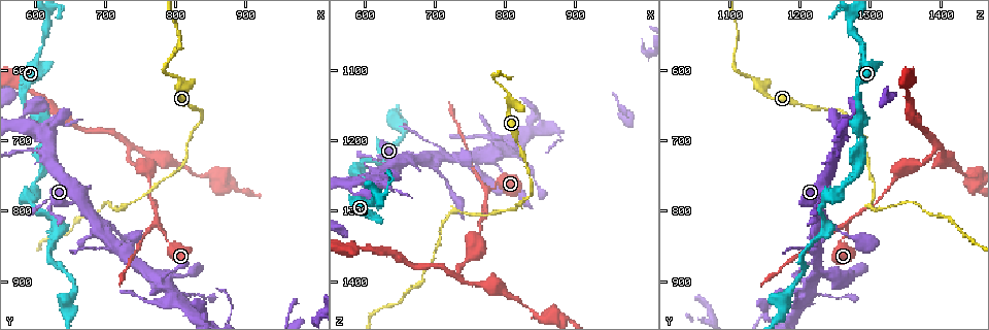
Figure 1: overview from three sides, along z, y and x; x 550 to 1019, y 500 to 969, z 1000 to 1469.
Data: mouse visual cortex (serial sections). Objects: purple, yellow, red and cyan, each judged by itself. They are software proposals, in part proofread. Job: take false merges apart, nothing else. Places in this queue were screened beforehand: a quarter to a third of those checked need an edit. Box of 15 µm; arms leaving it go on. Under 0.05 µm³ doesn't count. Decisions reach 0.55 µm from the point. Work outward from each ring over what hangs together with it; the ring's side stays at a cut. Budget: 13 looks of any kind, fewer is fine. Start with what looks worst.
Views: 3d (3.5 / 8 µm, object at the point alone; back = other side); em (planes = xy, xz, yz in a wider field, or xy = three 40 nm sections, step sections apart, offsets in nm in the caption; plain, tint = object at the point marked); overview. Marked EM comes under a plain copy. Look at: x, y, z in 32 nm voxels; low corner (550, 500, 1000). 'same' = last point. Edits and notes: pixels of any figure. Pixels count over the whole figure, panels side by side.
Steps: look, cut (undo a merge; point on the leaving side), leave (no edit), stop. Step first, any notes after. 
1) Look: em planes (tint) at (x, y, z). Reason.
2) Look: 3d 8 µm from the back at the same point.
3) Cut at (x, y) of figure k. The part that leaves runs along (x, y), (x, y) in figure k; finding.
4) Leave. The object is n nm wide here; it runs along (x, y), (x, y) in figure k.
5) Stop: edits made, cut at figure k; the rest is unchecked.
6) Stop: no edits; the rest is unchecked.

Look: 3d 3.5 µm at (775, 825, 1270). Three-way junction.

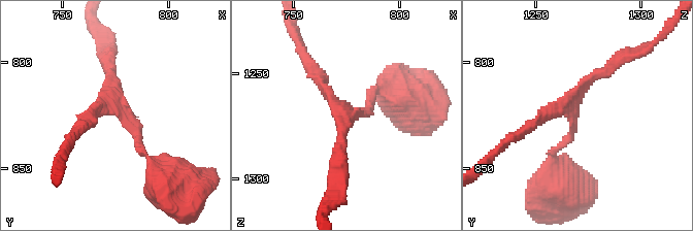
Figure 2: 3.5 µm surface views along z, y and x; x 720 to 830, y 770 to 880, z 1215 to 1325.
Look: em planes (tint) at (777, 821, 1268). 3 arms meet here; the arms are 150, 150, 200 nm wide; now the EM.

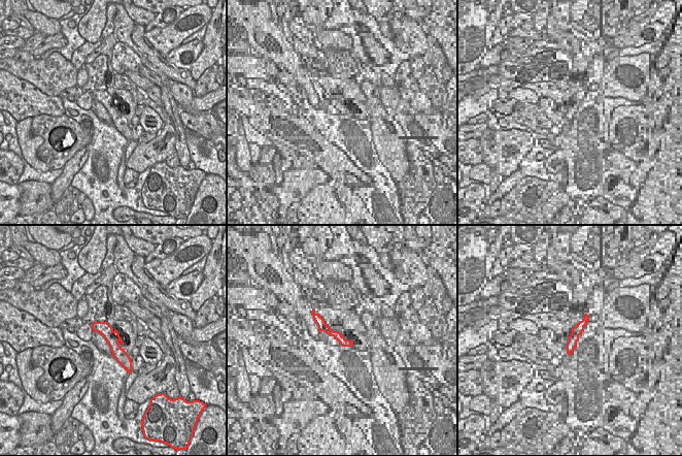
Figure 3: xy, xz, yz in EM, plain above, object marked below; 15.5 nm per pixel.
Leave. It runs along (96, 324), (114, 340), (129, 367) in figure 3; one cell here.

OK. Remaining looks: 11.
Look: 3d 3.5 µm at (635, 815, 1235). Branch point.

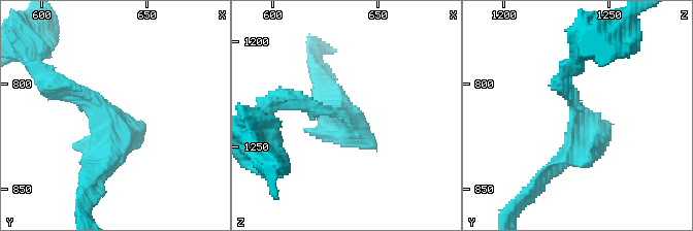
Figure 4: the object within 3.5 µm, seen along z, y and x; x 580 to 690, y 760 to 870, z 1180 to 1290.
Look: em xy step 3 (tint) at (633, 819, 1234). Need the tissue.

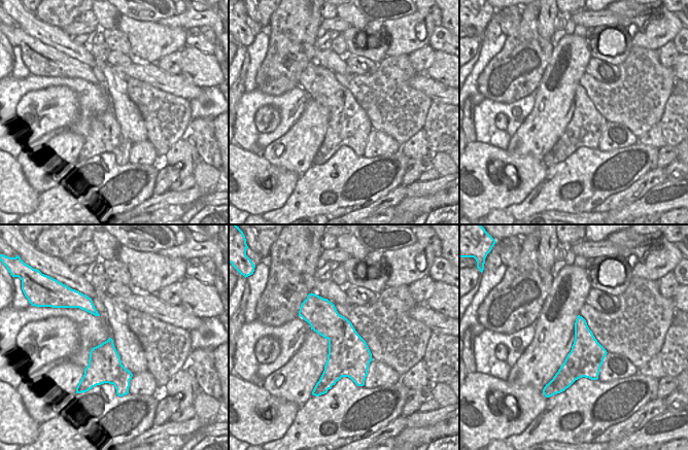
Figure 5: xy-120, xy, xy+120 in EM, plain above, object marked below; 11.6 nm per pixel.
Leave. It runs along (55, 85), (108, 123), (92, 176) in figure 4; one cell here.

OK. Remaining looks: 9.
Look: 3d 8 µm at (620, 860, 1200). Abrupt turn.

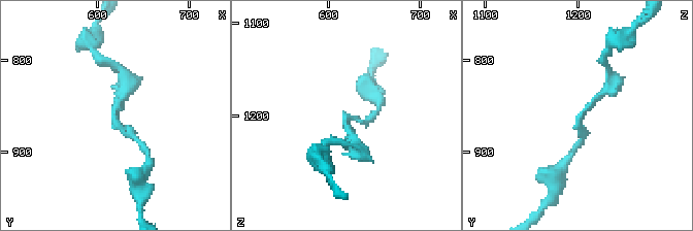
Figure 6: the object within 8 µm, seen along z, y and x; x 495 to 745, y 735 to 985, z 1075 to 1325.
Look: 3d 3.5 µm at (620, 860, 1202).

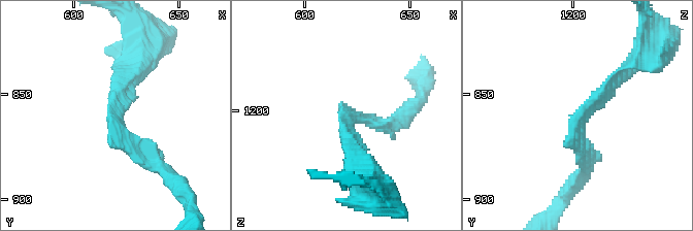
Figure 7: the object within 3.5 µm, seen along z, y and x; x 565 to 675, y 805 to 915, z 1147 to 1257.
Look: em xy step 3 (tint) at (618, 862, 1202). The arms are 150, 200 nm wide.

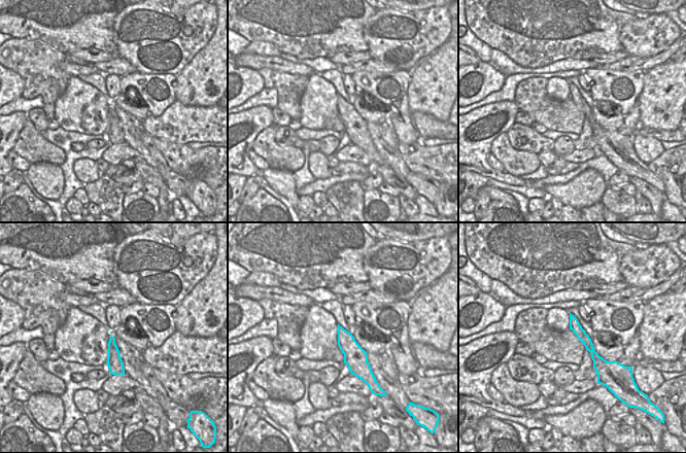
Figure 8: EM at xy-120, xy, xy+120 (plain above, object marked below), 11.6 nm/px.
Leave. It runs along (622, 72), (576, 120), (587, 164) in figure 7; continuous, no second cell.

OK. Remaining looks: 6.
Look: 3d 8 µm at (735, 715, 1395). Branch point.

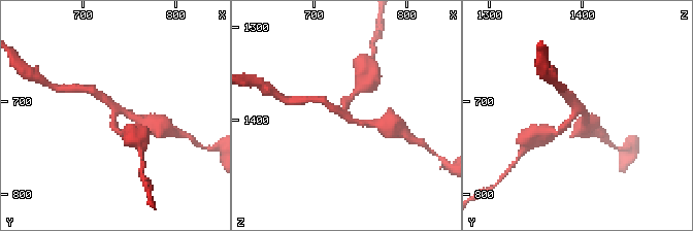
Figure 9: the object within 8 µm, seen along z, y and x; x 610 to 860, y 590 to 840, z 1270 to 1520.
Look: em planes (tint) at (734, 708, 1392). Need the tissue.

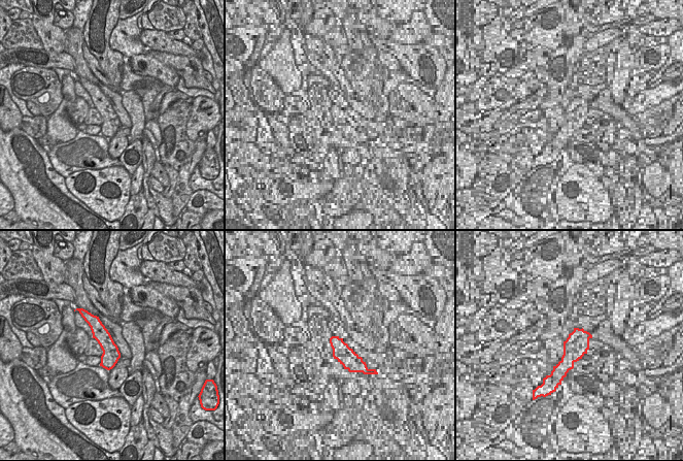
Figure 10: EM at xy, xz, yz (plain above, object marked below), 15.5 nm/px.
Leave. The arms are 200, 200, 250 nm wide; all the same cell.

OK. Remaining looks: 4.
Look: 3d 3.5 µm at (805, 610, 1130). Thick turns thin.

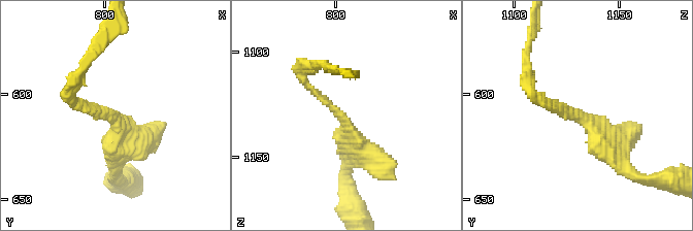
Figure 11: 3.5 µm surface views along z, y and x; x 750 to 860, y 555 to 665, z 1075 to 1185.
Look: em planes (tint) at (803, 611, 1132). The arms are 150, 300 nm wide.

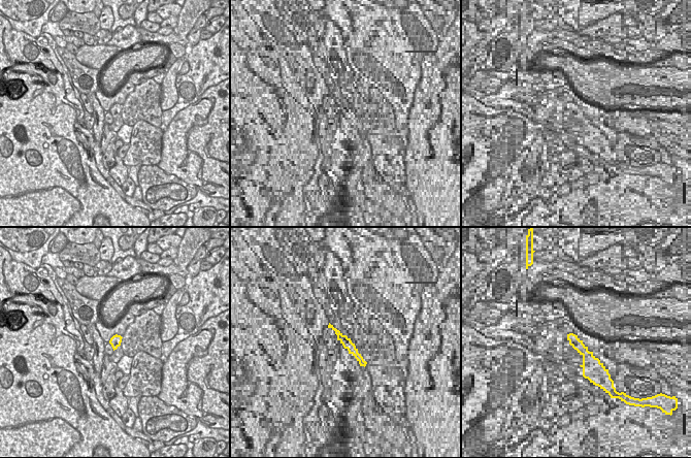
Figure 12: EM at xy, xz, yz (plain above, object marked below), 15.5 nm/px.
Leave. The object is 170 nm wide here; it runs along (626, 166), (581, 116), (533, 94) in figure 11; one cell here.

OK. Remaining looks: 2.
Stop: no edits; the rest is unchecked.

